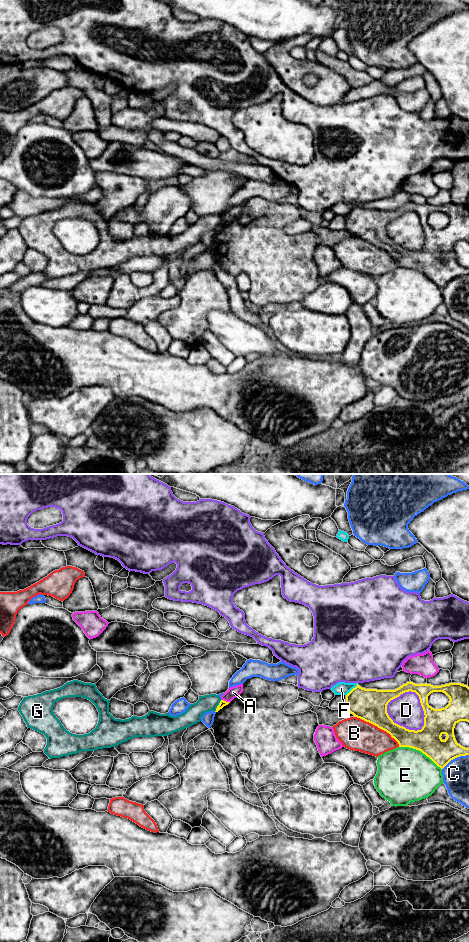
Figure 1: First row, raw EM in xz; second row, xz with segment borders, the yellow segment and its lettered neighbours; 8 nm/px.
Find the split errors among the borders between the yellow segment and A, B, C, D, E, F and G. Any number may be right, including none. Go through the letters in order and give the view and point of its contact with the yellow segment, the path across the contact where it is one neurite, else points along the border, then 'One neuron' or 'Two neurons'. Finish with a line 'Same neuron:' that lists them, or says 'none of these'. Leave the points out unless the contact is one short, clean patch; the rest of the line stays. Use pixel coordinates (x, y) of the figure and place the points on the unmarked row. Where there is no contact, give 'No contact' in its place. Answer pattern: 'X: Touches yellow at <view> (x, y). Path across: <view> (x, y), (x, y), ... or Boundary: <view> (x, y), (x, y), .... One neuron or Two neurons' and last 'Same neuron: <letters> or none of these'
A: Touches yellow at xz (225, 221). Two neurons
B: Touches yellow at xz (378, 247). Two neurons
C: Touches yellow at xz (455, 277). Two neurons
D: Touches yellow at xz (397, 244). Two neurons
E: Touches yellow at xz (420, 270). Two neurons
F: Touches yellow at xz (351, 210). Two neurons
G: Touches yellow at xz (218, 225). Boundary: xz (221, 219), (215, 231). Two neurons
Same neuron: none of these

